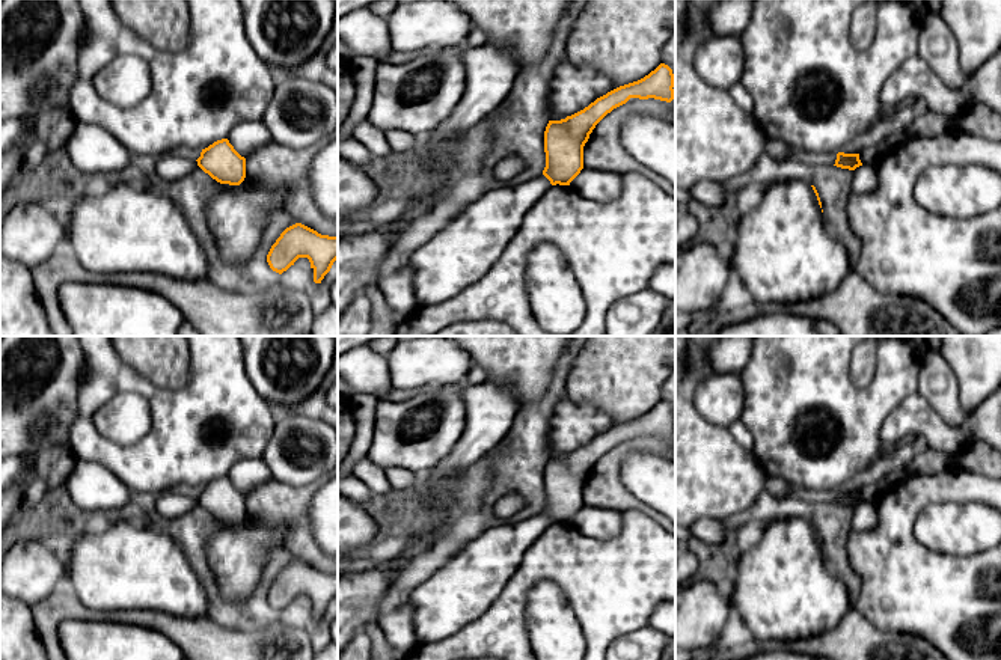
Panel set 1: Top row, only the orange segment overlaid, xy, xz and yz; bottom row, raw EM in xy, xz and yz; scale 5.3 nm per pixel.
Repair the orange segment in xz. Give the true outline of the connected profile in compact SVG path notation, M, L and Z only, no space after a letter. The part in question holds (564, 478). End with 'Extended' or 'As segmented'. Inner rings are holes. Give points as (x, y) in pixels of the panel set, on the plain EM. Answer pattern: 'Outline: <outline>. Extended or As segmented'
Outline: M660 401L644 416L620 423L597 435L583 448L561 458L549 458L544 469L546 505L543 512L552 523L570 523L583 506L583 484L595 463L630 435L674 437L672 407Z. As segmented

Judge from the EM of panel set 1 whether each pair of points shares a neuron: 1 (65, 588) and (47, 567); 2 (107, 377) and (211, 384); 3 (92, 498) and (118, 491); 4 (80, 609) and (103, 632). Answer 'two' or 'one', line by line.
1: two
2: one
3: one
4: two

